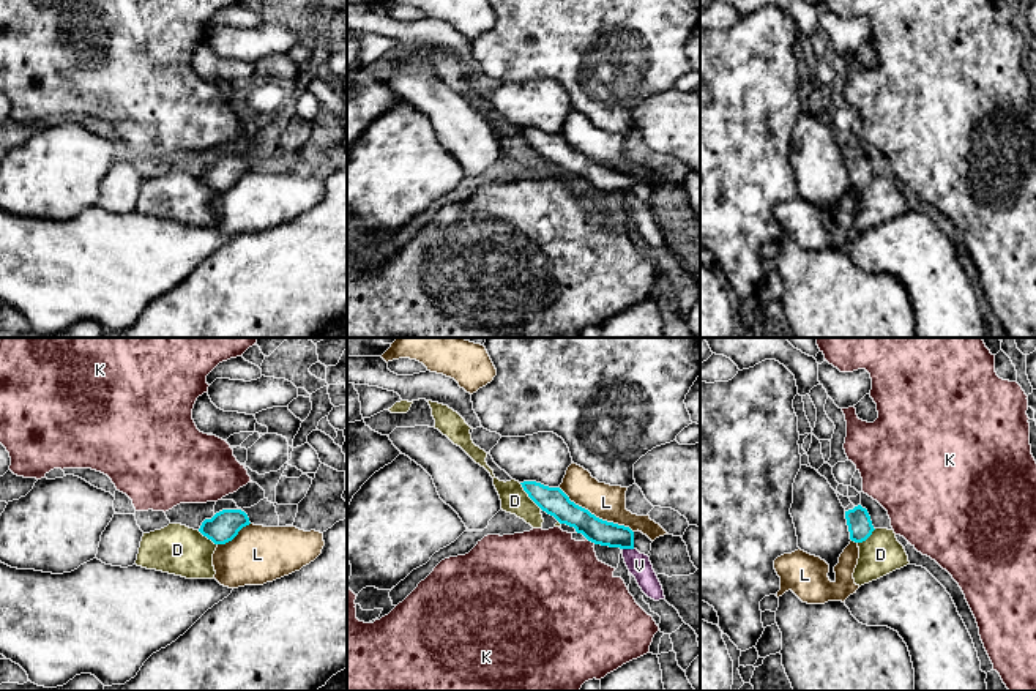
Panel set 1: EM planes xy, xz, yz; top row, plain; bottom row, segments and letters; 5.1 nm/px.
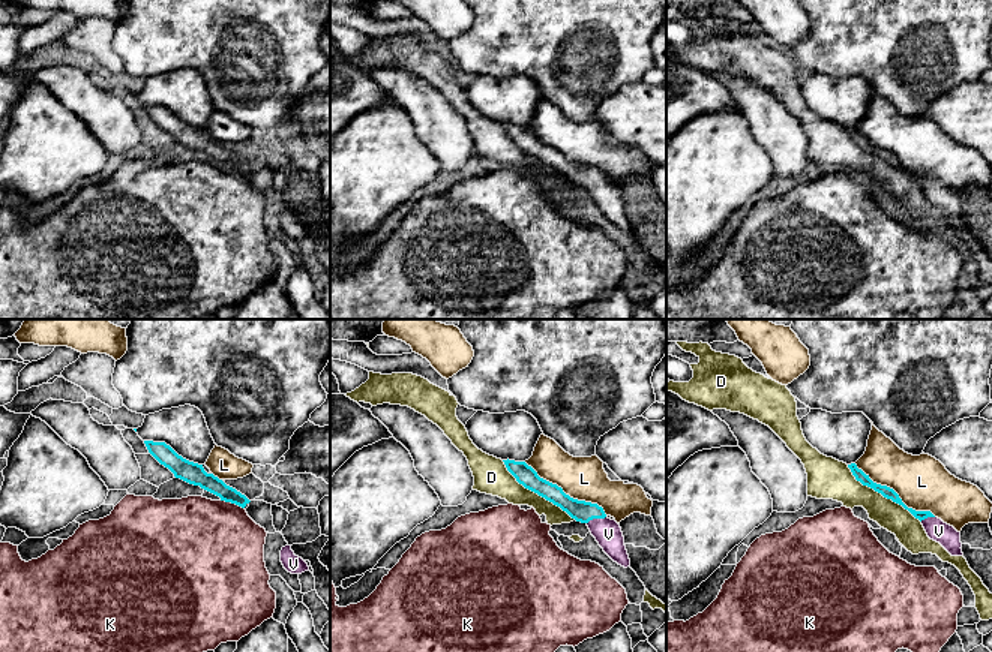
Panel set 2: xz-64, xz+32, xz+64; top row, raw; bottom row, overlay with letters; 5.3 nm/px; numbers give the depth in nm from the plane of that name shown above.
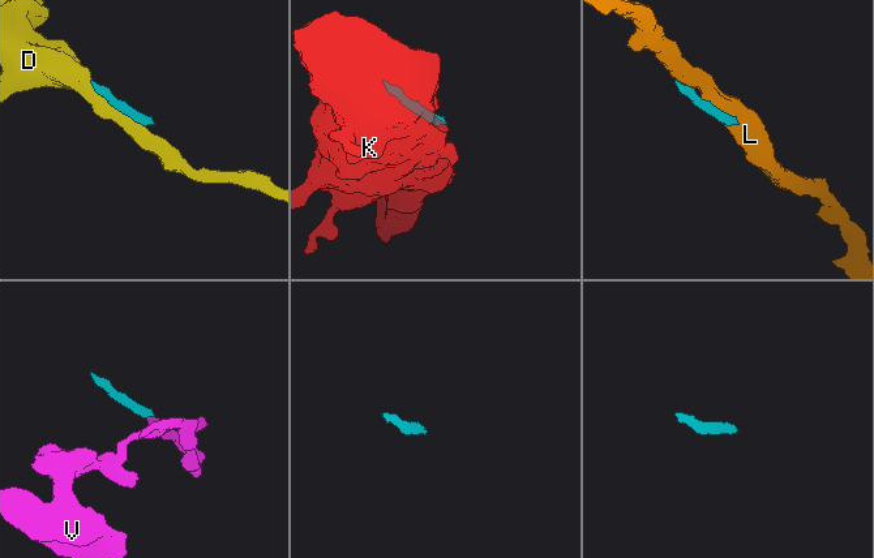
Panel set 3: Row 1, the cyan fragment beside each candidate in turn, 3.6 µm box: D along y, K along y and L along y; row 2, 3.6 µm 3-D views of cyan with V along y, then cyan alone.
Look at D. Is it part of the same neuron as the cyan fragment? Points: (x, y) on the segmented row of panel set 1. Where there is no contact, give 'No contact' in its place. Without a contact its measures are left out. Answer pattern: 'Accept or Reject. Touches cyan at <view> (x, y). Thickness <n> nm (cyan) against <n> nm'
Reject. Touches cyan at xz (529, 496). Thickness 140 nm (cyan) against 140 nm

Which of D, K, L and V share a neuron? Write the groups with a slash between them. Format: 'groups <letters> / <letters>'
groups D / K / L / V

